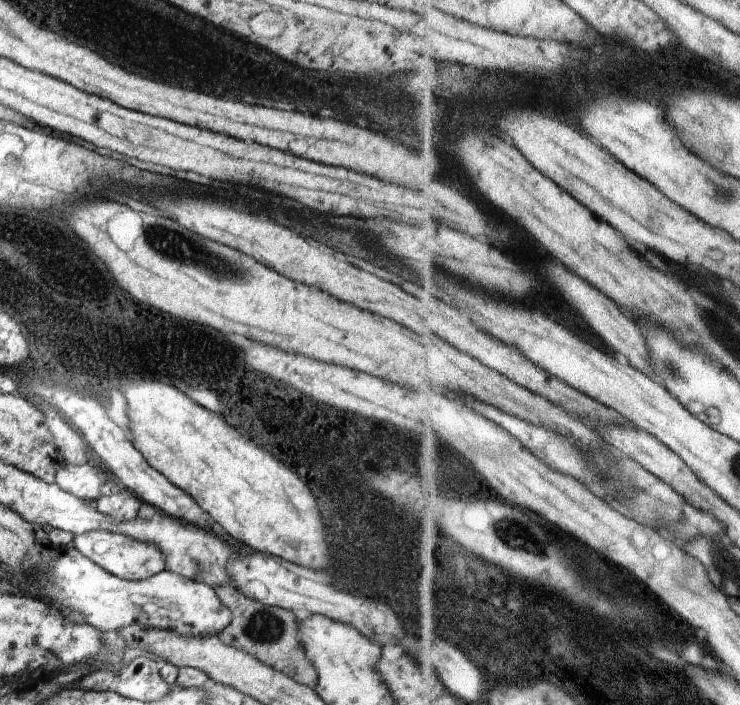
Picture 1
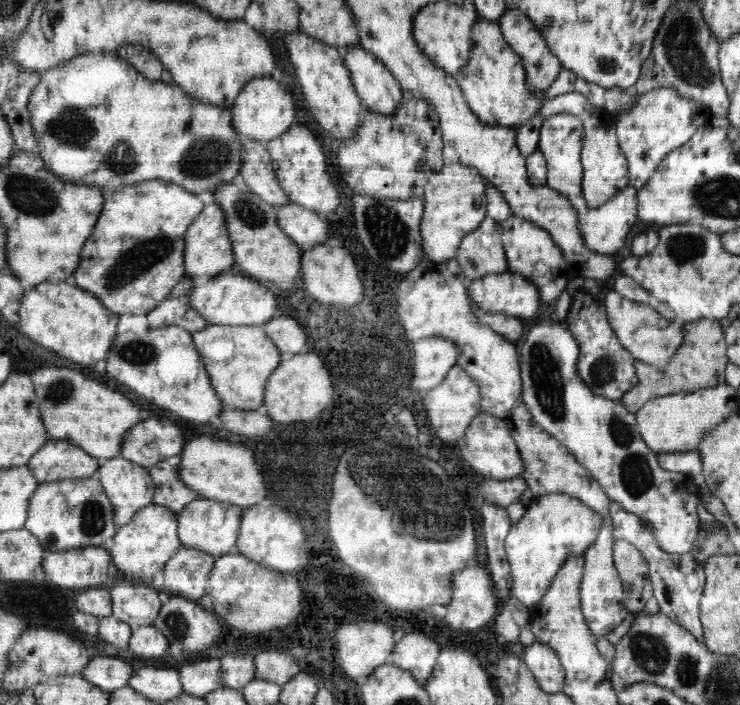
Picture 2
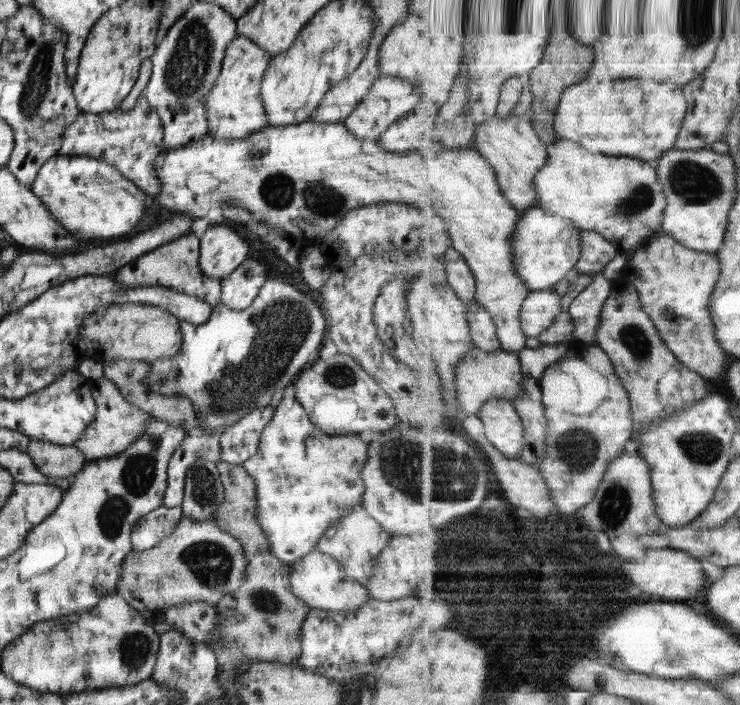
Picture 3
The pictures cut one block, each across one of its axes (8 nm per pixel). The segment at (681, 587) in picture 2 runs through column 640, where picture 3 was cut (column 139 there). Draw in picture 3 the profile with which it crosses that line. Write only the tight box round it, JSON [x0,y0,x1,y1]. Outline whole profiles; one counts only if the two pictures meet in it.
[130,504,183,553]

